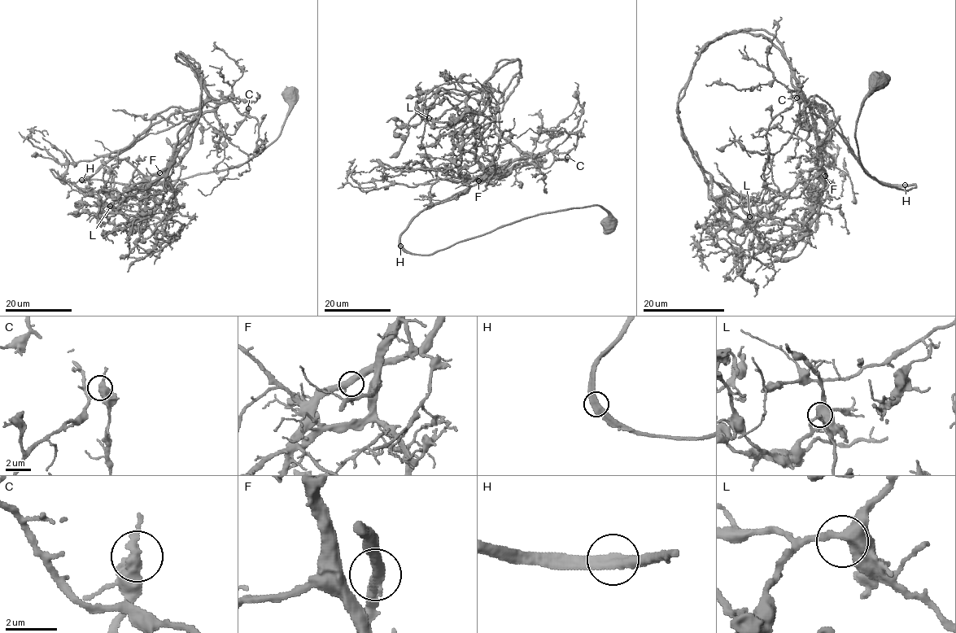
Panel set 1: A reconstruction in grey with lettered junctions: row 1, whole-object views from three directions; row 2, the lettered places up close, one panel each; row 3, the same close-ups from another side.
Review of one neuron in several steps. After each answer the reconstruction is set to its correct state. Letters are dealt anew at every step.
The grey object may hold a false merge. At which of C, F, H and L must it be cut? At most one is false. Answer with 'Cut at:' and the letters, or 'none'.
Cut at: H

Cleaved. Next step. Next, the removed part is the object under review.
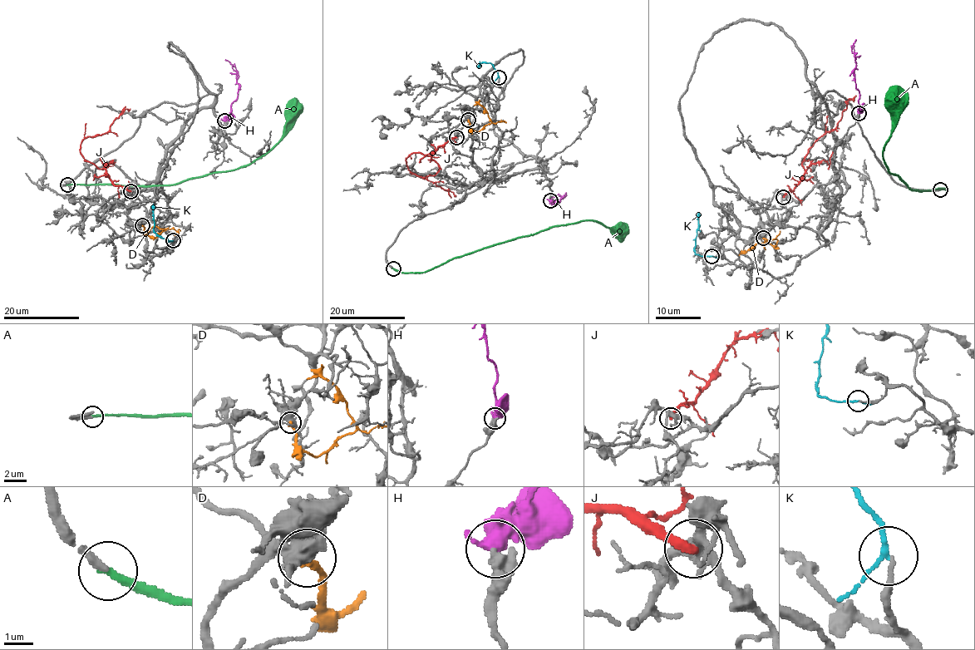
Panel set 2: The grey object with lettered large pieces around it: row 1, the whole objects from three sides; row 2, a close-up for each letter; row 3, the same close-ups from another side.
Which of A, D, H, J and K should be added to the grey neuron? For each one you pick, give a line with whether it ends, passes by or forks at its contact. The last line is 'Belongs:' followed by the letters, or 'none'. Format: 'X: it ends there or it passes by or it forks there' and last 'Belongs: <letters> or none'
A: it ends there
K: it passes by
Belongs: A, K

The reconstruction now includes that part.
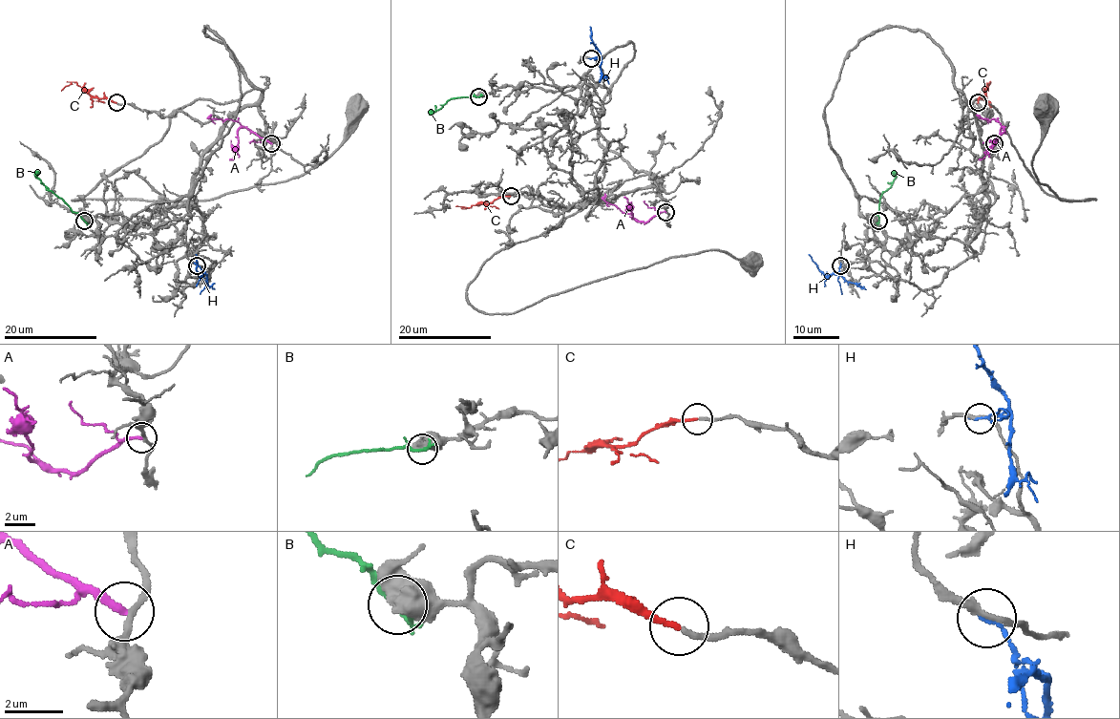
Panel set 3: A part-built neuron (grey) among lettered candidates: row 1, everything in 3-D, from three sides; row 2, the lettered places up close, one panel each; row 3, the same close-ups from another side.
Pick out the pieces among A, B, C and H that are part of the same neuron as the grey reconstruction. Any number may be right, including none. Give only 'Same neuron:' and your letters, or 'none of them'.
Same neuron: C

